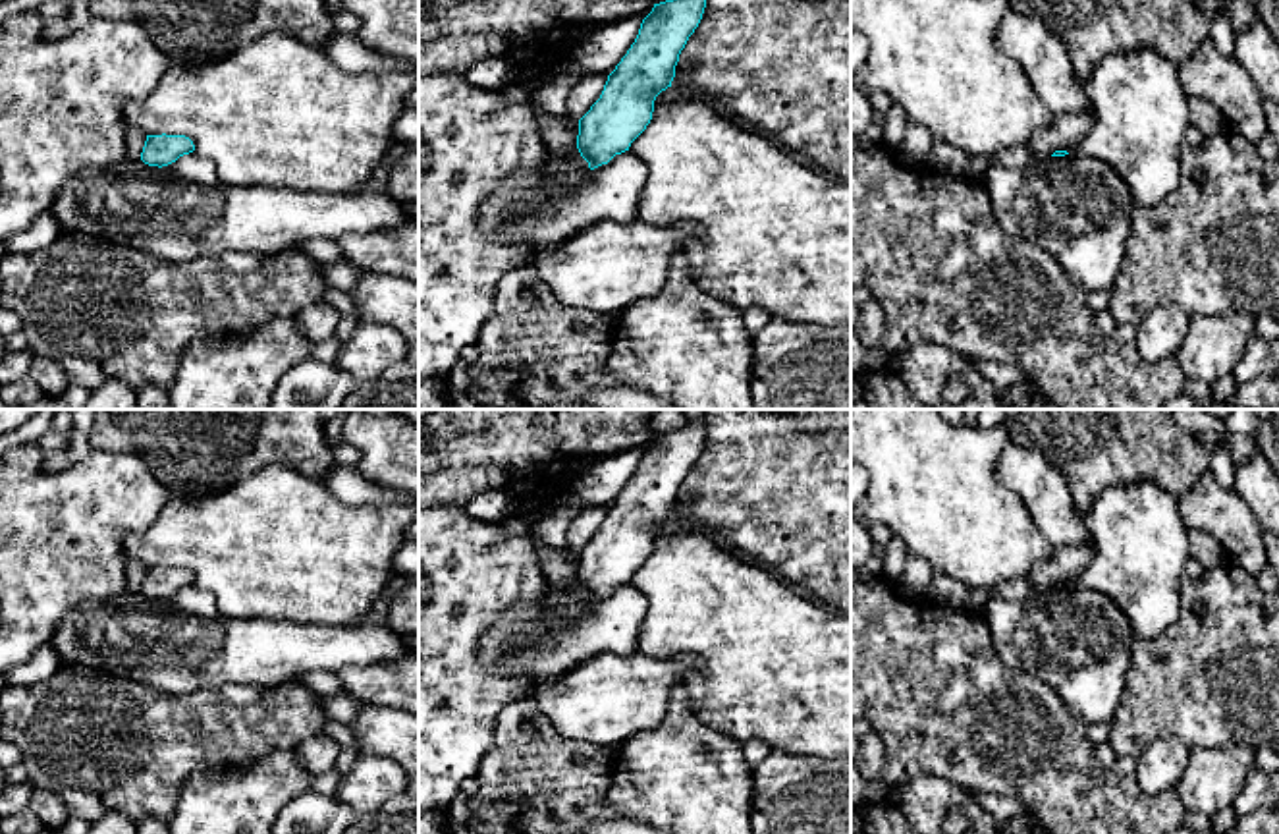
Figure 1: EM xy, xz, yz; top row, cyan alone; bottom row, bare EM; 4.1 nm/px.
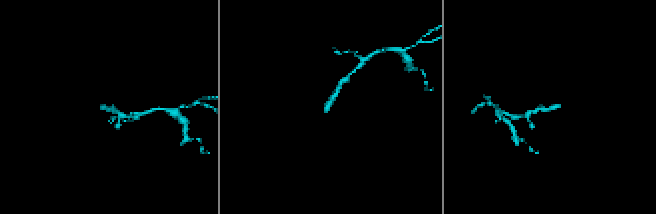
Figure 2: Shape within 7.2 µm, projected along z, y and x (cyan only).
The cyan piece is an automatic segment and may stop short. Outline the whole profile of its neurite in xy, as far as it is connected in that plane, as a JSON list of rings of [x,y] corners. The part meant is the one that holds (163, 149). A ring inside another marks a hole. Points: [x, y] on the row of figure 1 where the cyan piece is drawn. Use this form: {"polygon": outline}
{"polygon": [[[147,135],[141,160],[149,166],[168,166],[179,156],[195,151],[195,145],[185,135]]]}

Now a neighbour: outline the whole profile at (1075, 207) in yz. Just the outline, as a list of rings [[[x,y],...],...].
[[[1076,153],[1026,168],[993,164],[984,185],[1007,236],[1048,251],[1084,290],[1113,288],[1134,203],[1109,164]]]

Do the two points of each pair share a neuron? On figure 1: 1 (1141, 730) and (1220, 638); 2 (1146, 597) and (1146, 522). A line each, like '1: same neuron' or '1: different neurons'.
1: same neuron
2: same neuron

